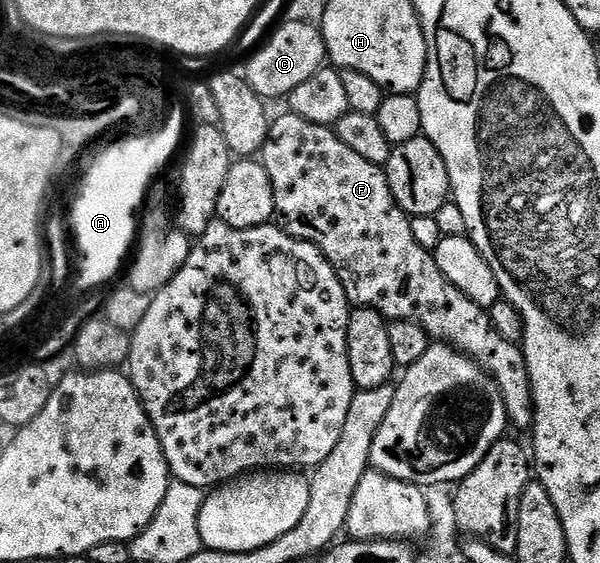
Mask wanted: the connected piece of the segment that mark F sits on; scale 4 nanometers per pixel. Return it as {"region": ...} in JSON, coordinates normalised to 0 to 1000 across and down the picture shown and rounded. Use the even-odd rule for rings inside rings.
{"region":[[[487,199],[473,201],[453,211],[448,240],[432,274],[433,286],[445,298],[445,313],[452,313],[460,385],[468,407],[478,410],[487,423],[515,430],[535,442],[535,451],[565,490],[575,524],[590,545],[628,551],[643,568],[690,572],[708,584],[717,602],[755,616],[797,652],[802,648],[832,689],[833,707],[843,719],[847,751],[855,760],[880,766],[888,750],[888,705],[873,623],[863,609],[847,607],[832,597],[810,545],[772,526],[772,519],[765,519],[765,512],[758,512],[738,490],[738,483],[732,483],[727,456],[717,446],[713,451],[702,439],[700,426],[688,417],[690,396],[683,382],[655,352],[647,307],[578,263],[578,256],[565,249],[560,229],[518,220],[518,213],[505,213],[505,206]],[[575,394],[597,394],[597,401],[580,401]]]}

